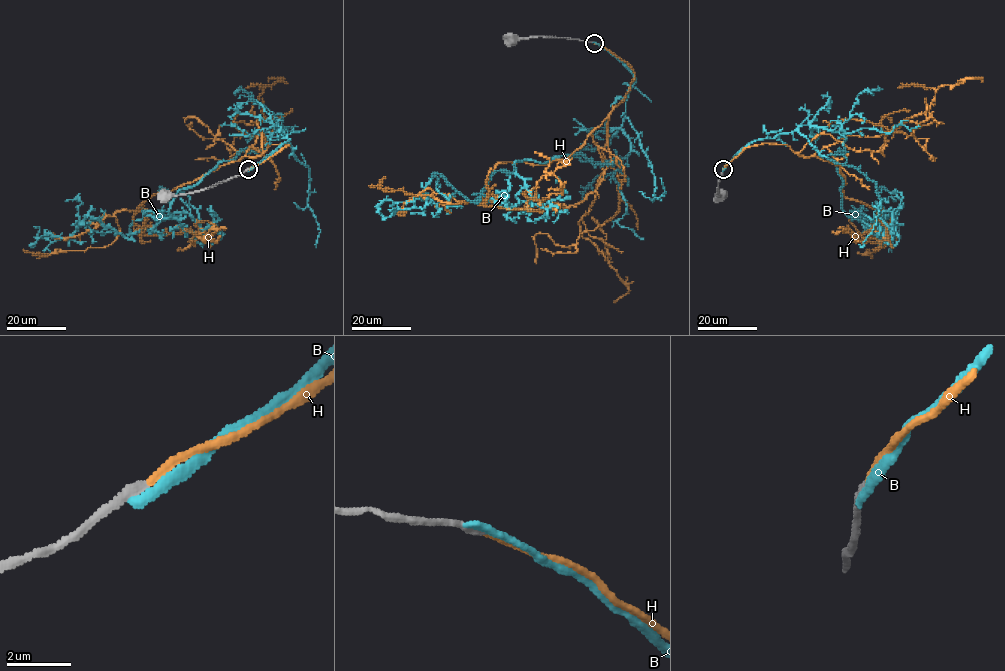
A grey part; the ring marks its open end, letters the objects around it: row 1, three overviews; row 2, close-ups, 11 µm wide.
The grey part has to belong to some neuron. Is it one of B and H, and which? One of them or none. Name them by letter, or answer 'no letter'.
H

